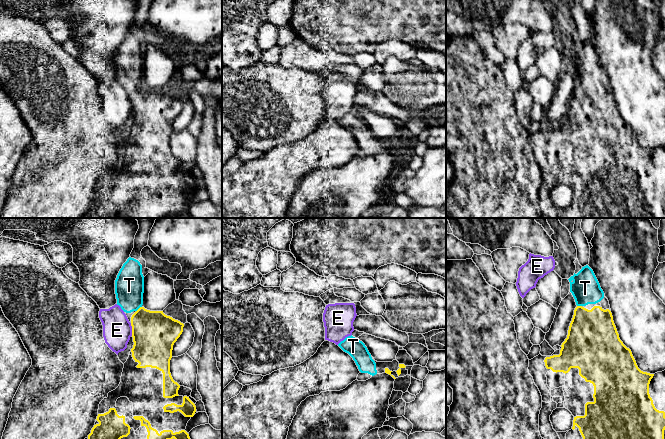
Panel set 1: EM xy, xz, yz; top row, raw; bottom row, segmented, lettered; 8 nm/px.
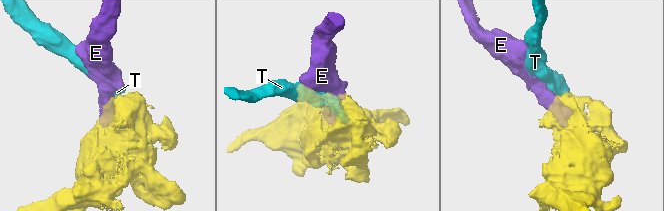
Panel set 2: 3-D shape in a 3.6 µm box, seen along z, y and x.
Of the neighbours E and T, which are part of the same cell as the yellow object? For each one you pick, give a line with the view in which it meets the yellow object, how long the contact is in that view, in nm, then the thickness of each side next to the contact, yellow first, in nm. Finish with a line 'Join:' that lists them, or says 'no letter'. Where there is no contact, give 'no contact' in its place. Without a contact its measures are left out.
T: meets yellow in xy; contact 60 nm long; 360 nm thick on the yellow side, 240 nm on the other
Join: T

